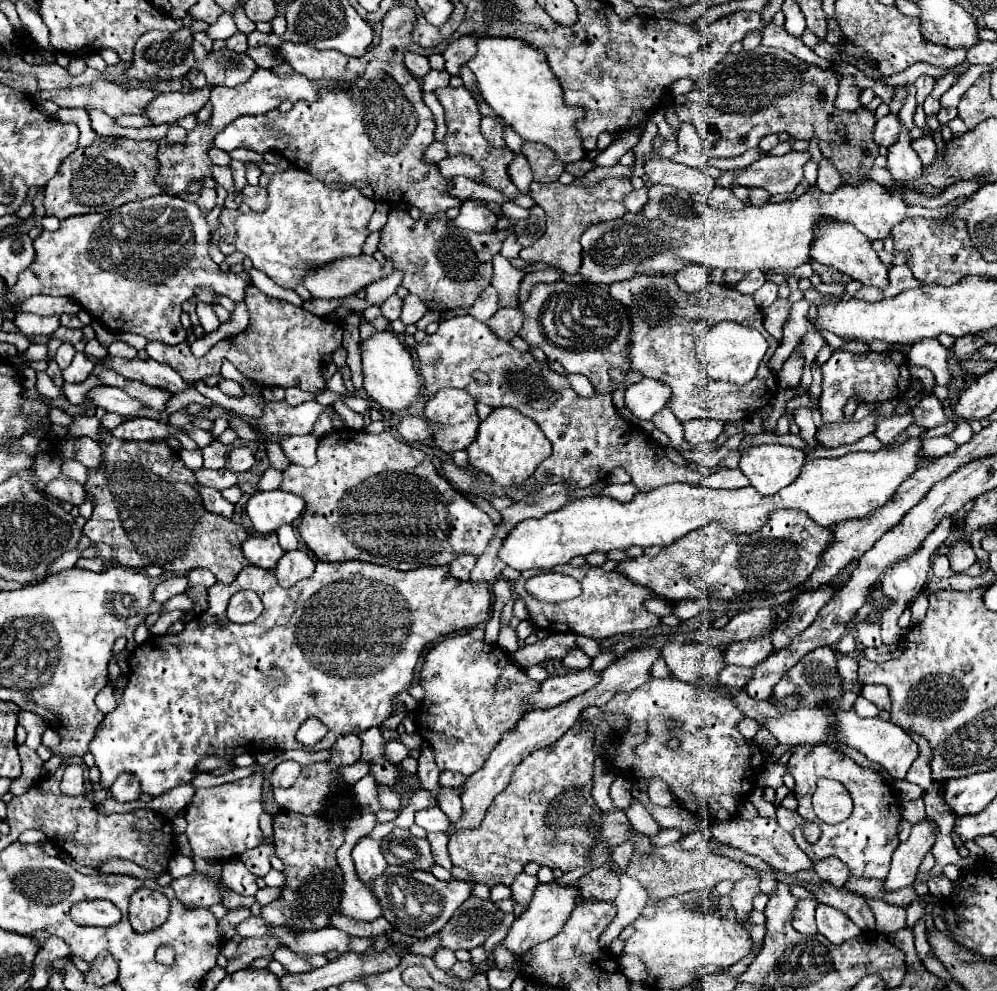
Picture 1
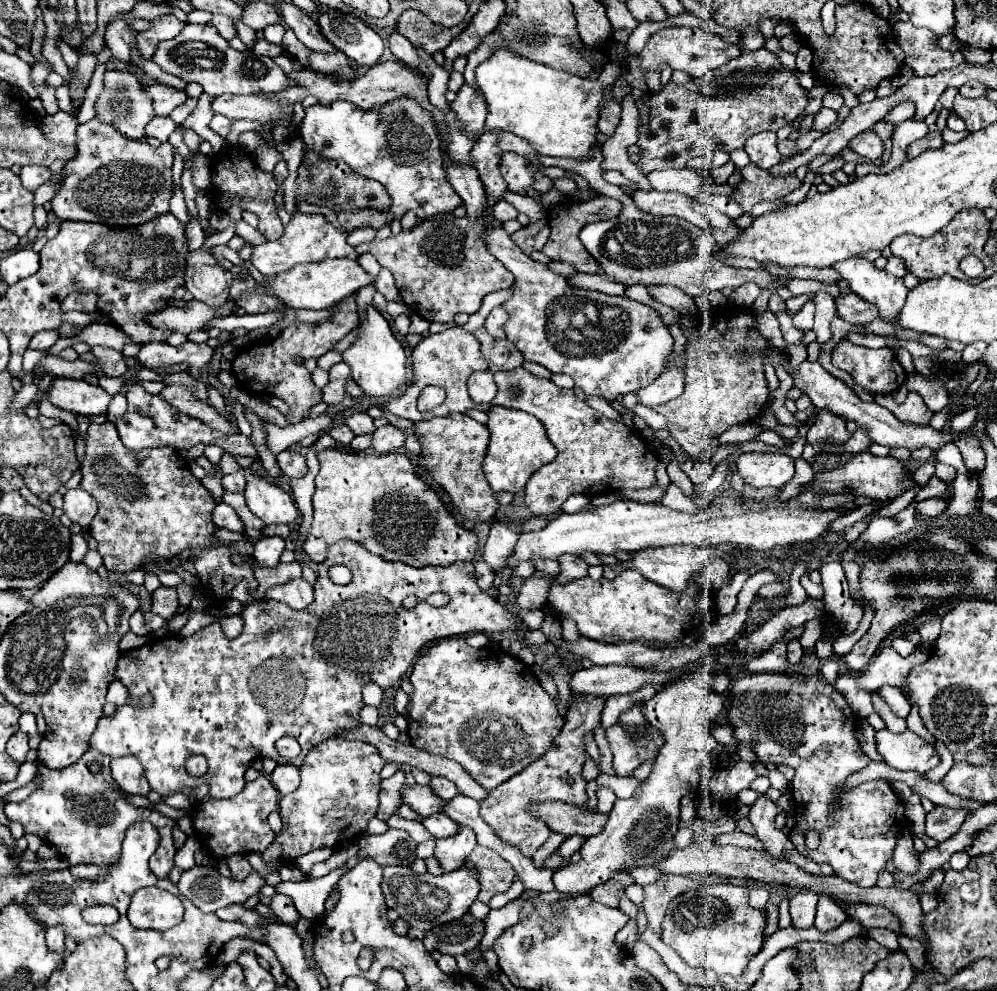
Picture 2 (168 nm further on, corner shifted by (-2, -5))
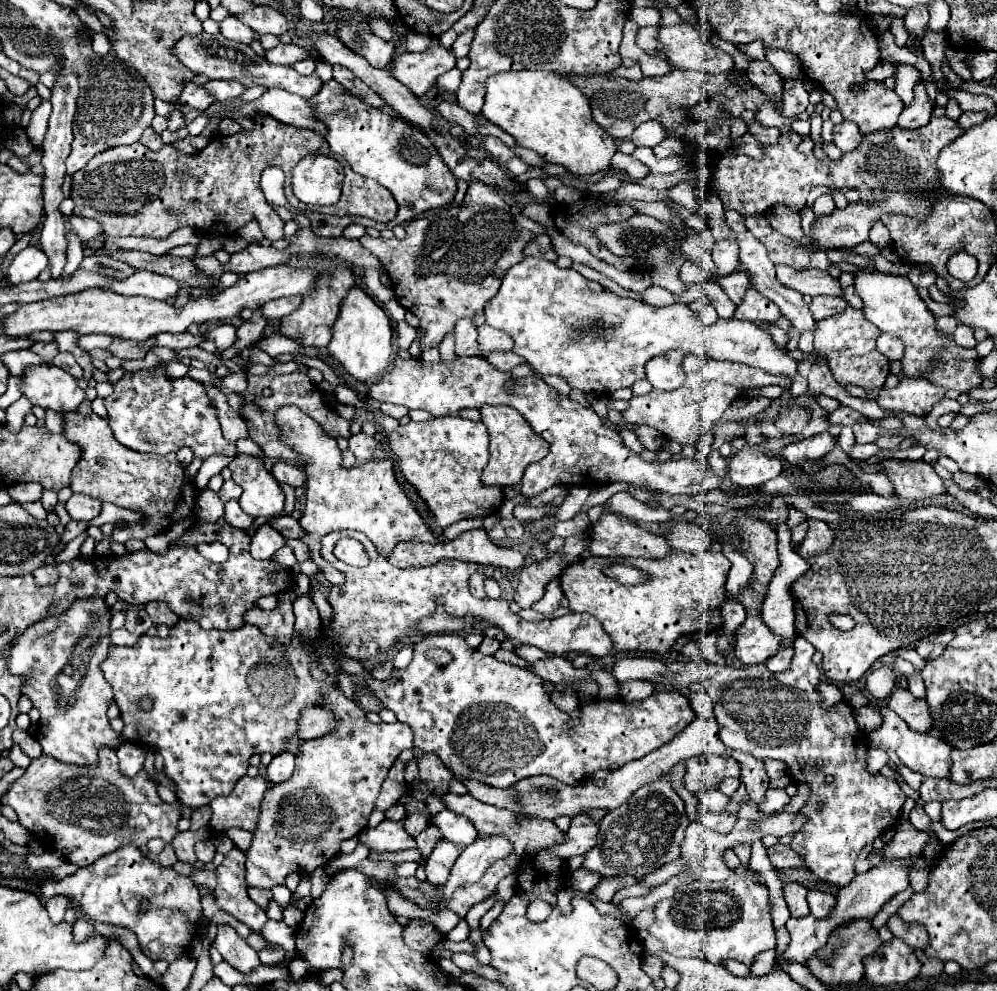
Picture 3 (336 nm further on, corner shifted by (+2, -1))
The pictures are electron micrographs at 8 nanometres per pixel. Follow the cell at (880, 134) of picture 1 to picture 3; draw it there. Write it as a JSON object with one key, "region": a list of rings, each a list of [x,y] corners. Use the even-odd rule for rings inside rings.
{"region":[[[842,122],[834,126],[834,146],[838,146],[842,152],[854,150],[862,142],[862,134],[854,122]]]}

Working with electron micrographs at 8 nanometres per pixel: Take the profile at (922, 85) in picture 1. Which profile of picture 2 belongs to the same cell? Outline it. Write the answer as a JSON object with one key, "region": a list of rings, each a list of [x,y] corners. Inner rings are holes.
{"region":[[[896,22],[894,34],[898,44],[904,46],[906,64],[914,68],[918,76],[934,76],[946,68],[966,64],[960,52],[946,52],[938,48],[939,36],[927,28],[916,28],[910,22]]]}

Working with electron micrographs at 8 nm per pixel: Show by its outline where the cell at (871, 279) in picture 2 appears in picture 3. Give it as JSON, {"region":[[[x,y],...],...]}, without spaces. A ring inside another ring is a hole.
{"region":[[[858,270],[854,280],[856,294],[864,300],[864,314],[866,318],[876,324],[882,332],[894,334],[904,342],[904,356],[902,356],[902,372],[906,376],[920,376],[926,366],[932,364],[932,358],[938,356],[938,370],[934,372],[934,382],[944,388],[954,390],[972,390],[980,384],[980,362],[976,350],[960,348],[952,340],[952,336],[944,336],[936,330],[936,316],[928,310],[924,300],[920,300],[916,288],[906,276],[890,276],[884,272],[868,272]]]}

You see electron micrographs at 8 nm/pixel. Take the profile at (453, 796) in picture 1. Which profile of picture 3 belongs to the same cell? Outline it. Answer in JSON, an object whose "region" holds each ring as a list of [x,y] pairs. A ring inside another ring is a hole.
{"region":[[[422,754],[416,758],[418,770],[420,770],[420,780],[428,786],[432,794],[446,794],[448,792],[448,782],[452,778],[452,772],[436,758],[436,754]]]}

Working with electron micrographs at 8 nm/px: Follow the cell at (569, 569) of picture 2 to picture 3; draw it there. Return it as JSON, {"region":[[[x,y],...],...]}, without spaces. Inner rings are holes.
{"region":[[[548,556],[542,562],[534,562],[532,566],[520,572],[520,586],[514,594],[514,602],[520,608],[530,608],[536,600],[542,598],[544,586],[550,580],[556,580],[566,566],[560,562],[560,556]]]}

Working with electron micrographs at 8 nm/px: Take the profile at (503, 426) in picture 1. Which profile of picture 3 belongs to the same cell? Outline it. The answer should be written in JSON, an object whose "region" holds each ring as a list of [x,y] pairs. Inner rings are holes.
{"region":[[[482,406],[482,422],[488,428],[490,434],[490,460],[484,466],[482,472],[482,482],[488,486],[516,486],[522,476],[524,468],[532,462],[542,460],[548,454],[548,442],[534,434],[530,424],[524,420],[524,416],[510,408],[510,406]]]}

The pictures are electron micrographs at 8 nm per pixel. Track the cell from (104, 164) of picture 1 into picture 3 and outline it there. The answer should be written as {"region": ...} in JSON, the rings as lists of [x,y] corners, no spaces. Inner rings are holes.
{"region":[[[274,118],[252,120],[256,124],[254,130],[240,130],[222,136],[222,140],[212,138],[204,150],[190,156],[174,146],[162,146],[162,150],[152,152],[140,142],[96,154],[84,170],[74,174],[74,214],[100,222],[106,236],[168,238],[174,230],[184,226],[220,236],[236,236],[244,224],[258,220],[266,238],[284,238],[284,220],[280,220],[276,210],[266,202],[260,188],[262,170],[266,166],[282,168],[286,176],[286,192],[290,192],[292,168],[298,160],[306,154],[332,156],[332,150],[326,138],[312,130],[288,126]],[[180,172],[186,172],[188,180],[180,180]]]}

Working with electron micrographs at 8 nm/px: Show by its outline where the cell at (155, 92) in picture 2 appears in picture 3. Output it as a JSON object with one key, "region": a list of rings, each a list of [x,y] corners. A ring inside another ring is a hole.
{"region":[[[190,82],[190,84],[184,88],[184,92],[182,92],[182,96],[180,96],[180,102],[182,102],[182,104],[188,104],[190,108],[196,108],[196,110],[200,110],[200,112],[206,112],[206,110],[216,102],[216,98],[214,98],[202,84]]]}

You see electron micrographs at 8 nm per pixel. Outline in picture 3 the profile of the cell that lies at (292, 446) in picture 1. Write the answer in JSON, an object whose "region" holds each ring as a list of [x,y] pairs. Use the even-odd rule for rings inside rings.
{"region":[[[278,462],[278,464],[274,464],[272,474],[274,474],[274,478],[278,482],[284,482],[284,484],[288,484],[292,488],[304,486],[304,472],[302,472],[302,468],[298,468],[298,466],[290,464],[290,462]]]}

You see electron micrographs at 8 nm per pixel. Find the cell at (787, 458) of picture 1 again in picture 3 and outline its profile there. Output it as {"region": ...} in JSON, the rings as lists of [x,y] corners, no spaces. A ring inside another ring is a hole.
{"region":[[[744,446],[736,454],[730,456],[728,476],[734,484],[754,490],[764,482],[776,478],[782,472],[782,460],[776,456],[768,456],[764,452],[756,452],[752,446]]]}

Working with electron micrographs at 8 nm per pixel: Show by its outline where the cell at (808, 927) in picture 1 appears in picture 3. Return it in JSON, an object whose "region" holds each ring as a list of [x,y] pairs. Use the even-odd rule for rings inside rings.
{"region":[[[796,882],[784,884],[784,900],[786,900],[786,904],[788,904],[788,908],[790,908],[794,918],[810,914],[810,908],[808,908],[808,902],[806,902],[806,894],[808,894],[808,890],[804,890],[804,886],[800,886]]]}

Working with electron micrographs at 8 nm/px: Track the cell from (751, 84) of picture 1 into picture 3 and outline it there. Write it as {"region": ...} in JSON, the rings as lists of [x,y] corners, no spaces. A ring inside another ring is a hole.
{"region":[[[674,70],[664,76],[656,78],[642,78],[642,80],[628,80],[610,74],[596,74],[596,76],[566,76],[584,96],[590,100],[592,118],[608,130],[612,138],[630,138],[630,134],[646,120],[658,120],[664,128],[674,128],[674,138],[678,140],[692,140],[702,138],[710,132],[716,124],[716,116],[720,106],[726,106],[732,118],[742,118],[746,124],[754,122],[754,110],[758,104],[768,100],[758,88],[740,90],[734,74],[702,74],[702,72],[680,72]]]}

